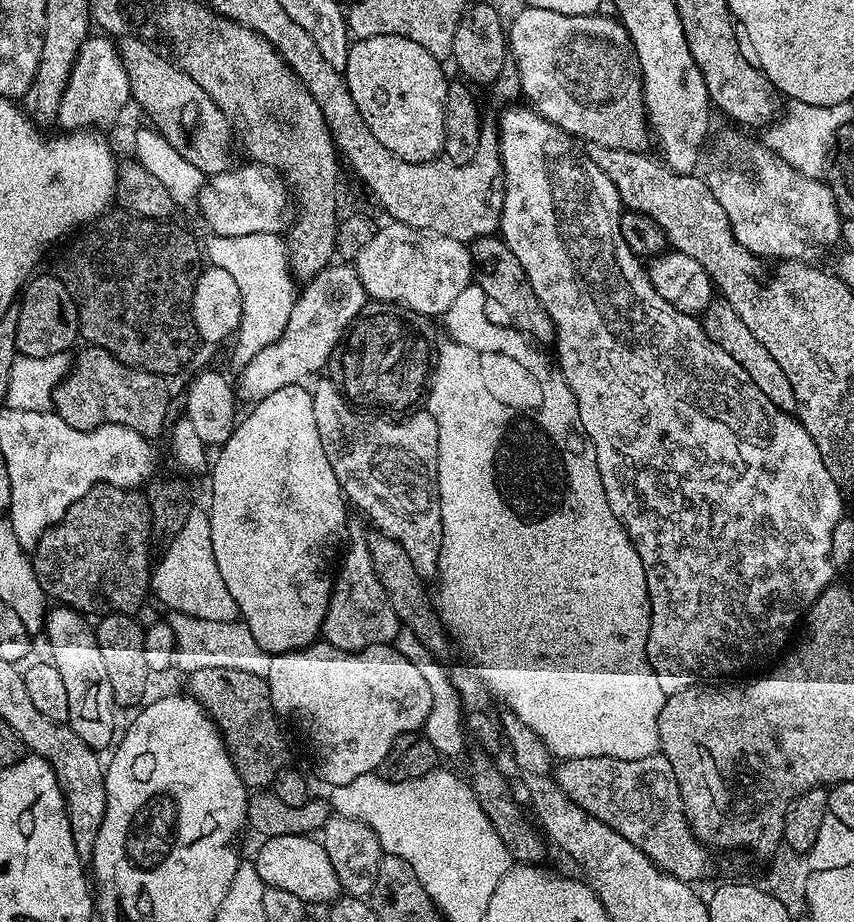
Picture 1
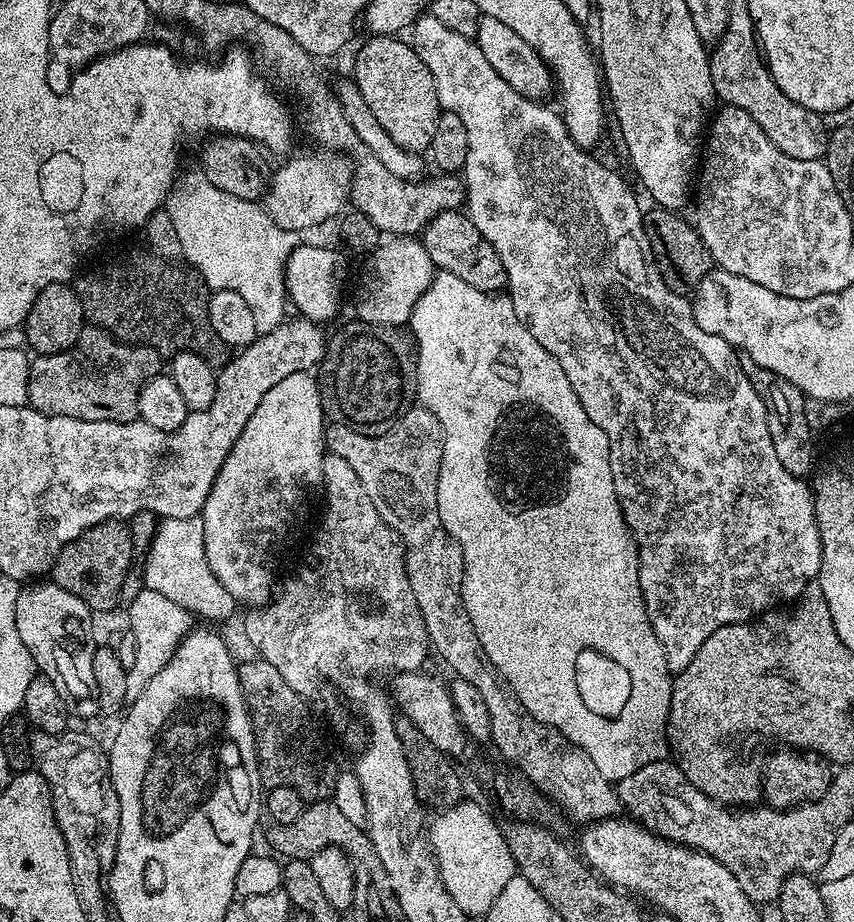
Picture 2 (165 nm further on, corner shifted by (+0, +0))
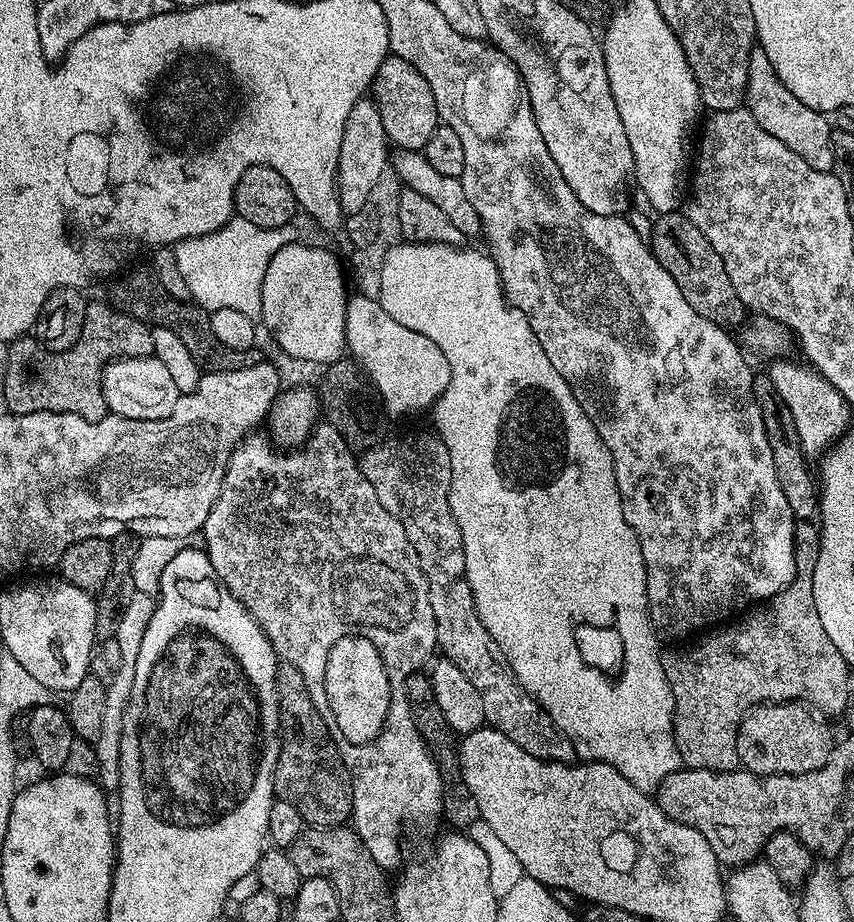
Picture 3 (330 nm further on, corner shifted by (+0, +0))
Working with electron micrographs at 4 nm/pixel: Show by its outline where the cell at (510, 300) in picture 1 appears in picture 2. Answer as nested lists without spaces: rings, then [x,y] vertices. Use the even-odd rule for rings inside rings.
[[[449,210],[437,214],[424,227],[422,242],[426,246],[426,254],[430,254],[433,265],[439,271],[462,278],[462,282],[474,286],[474,290],[496,294],[507,285],[508,275],[502,266],[502,258],[498,258],[498,250],[494,250],[494,246],[482,238],[482,230],[474,226],[467,211]]]

